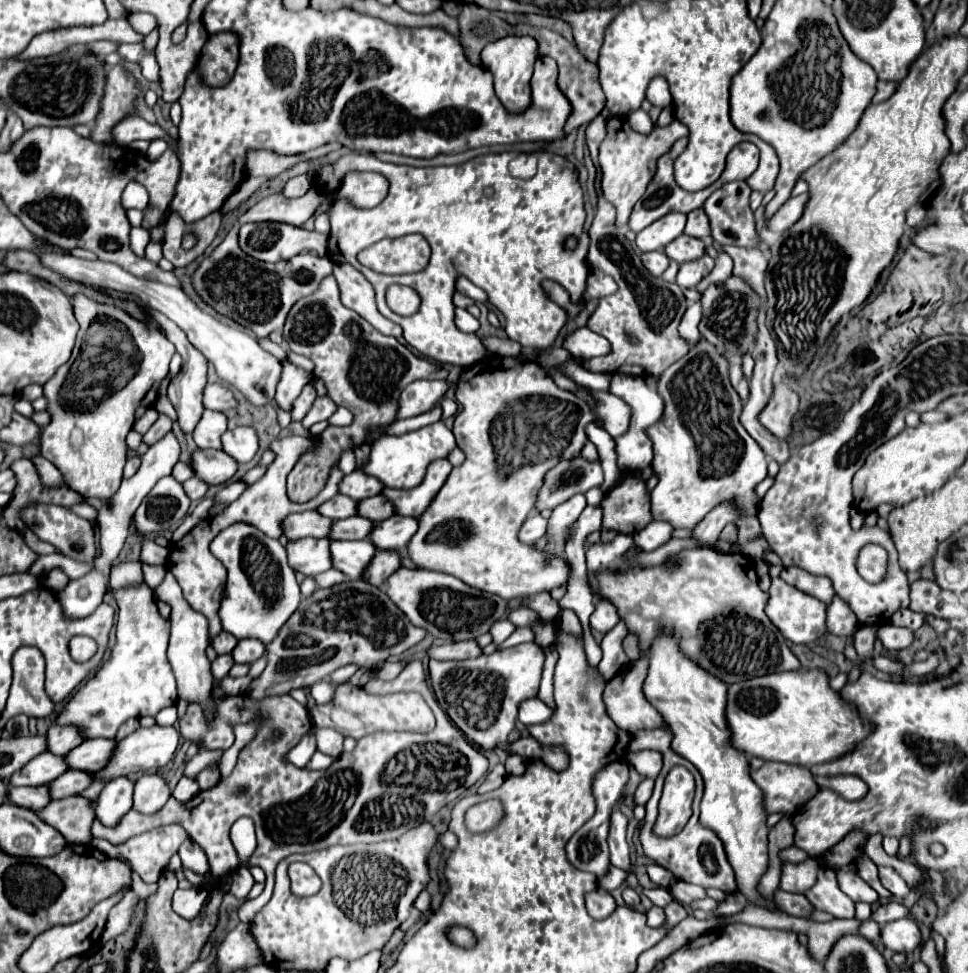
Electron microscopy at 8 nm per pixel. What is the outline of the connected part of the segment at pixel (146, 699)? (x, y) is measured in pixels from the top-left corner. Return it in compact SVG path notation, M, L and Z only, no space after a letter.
M148 585L128 587L116 591L118 623L116 643L110 651L110 659L100 665L96 675L86 681L58 713L58 725L76 725L82 729L84 739L114 739L118 727L138 715L154 717L160 709L176 703L176 681L166 659L170 621L158 613L154 593Z

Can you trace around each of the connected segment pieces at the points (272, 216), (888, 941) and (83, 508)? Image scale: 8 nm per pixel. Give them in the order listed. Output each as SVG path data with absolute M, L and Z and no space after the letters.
M313 186L300 199L286 199L284 195L268 195L242 215L242 223L278 221L302 227L304 221L312 217L316 207L325 199L326 195L318 193L318 188Z
M898 919L880 927L880 939L894 953L910 953L922 945L922 935L914 919Z
M79 504L69 507L69 509L75 514L93 522L97 522L98 511L88 504Z

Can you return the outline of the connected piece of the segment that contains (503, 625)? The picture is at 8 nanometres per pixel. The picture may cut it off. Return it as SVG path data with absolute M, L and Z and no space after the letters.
M502 619L500 625L496 625L496 627L490 631L490 635L492 635L492 643L494 643L494 645L500 645L504 639L508 639L508 637L512 635L514 629L516 629L516 627L514 627L508 619Z

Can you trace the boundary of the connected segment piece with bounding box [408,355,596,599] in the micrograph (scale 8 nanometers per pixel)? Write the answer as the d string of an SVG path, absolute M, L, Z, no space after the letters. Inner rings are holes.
M486 355L482 361L466 367L460 373L456 401L458 415L454 419L452 431L458 447L462 447L466 453L466 461L452 469L446 485L430 503L430 509L418 517L418 531L408 543L408 557L416 563L416 567L454 575L466 585L494 593L502 599L522 599L526 595L568 585L568 565L562 557L554 557L550 563L546 563L542 551L520 543L516 535L528 513L534 509L536 493L546 471L564 459L574 459L580 455L580 449L588 441L584 429L596 419L594 411L582 397L560 389L538 363L520 357L494 355ZM518 457L520 467L514 469L512 465L516 465Z

